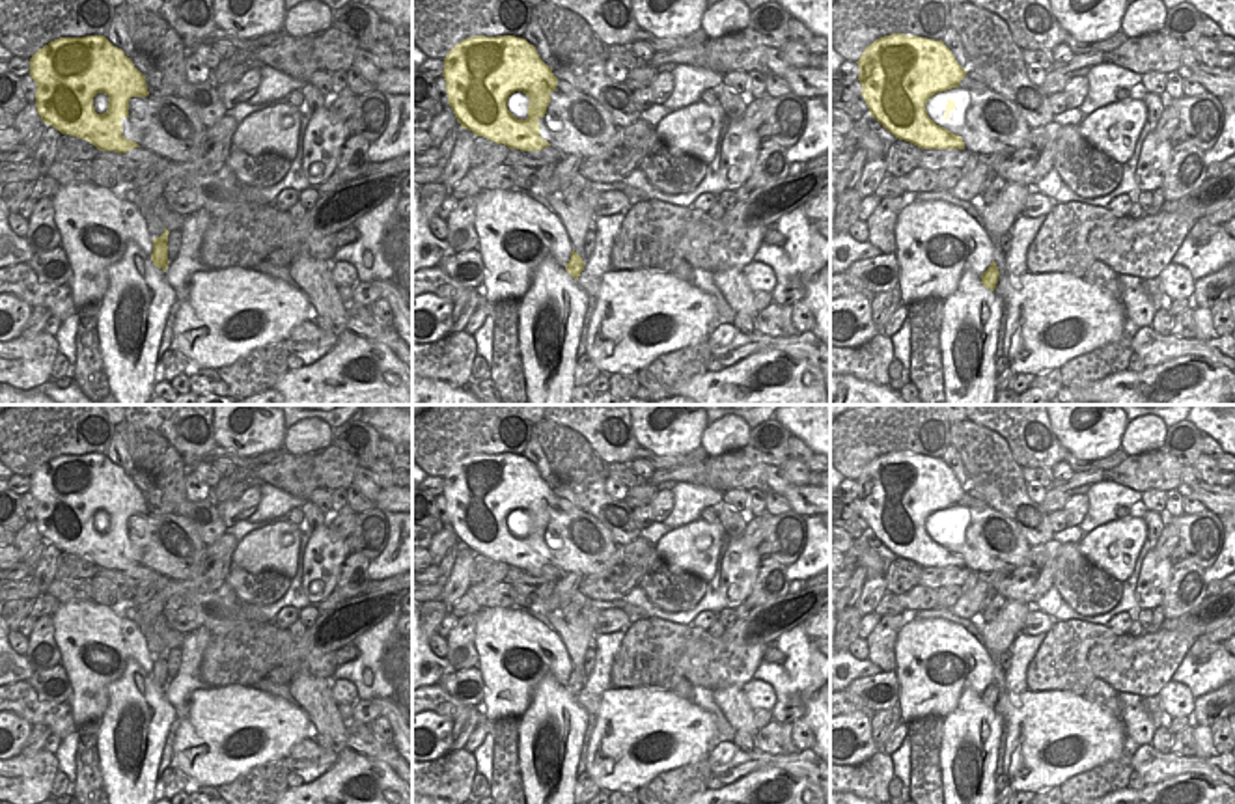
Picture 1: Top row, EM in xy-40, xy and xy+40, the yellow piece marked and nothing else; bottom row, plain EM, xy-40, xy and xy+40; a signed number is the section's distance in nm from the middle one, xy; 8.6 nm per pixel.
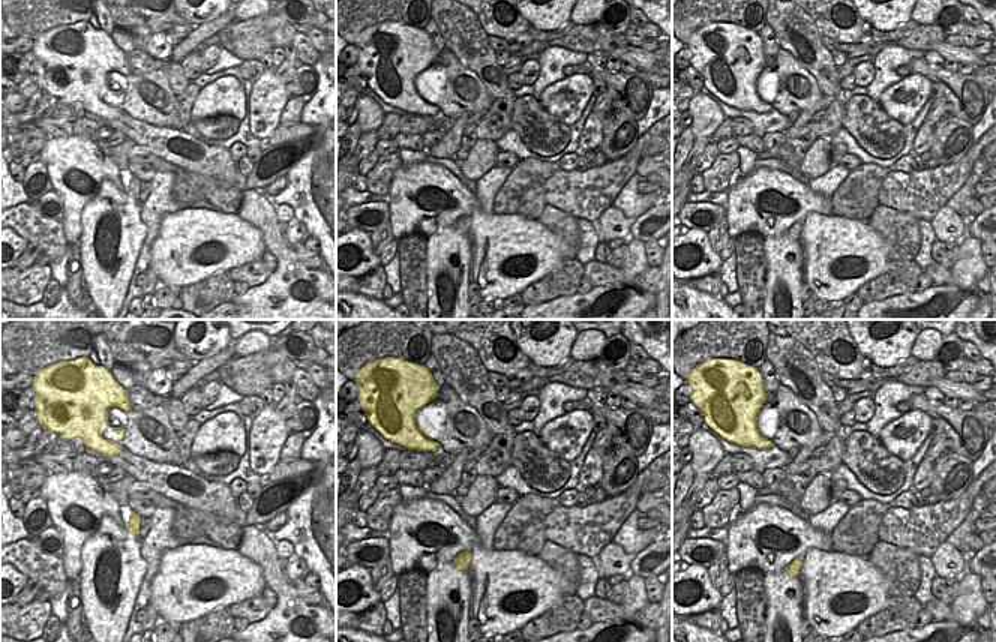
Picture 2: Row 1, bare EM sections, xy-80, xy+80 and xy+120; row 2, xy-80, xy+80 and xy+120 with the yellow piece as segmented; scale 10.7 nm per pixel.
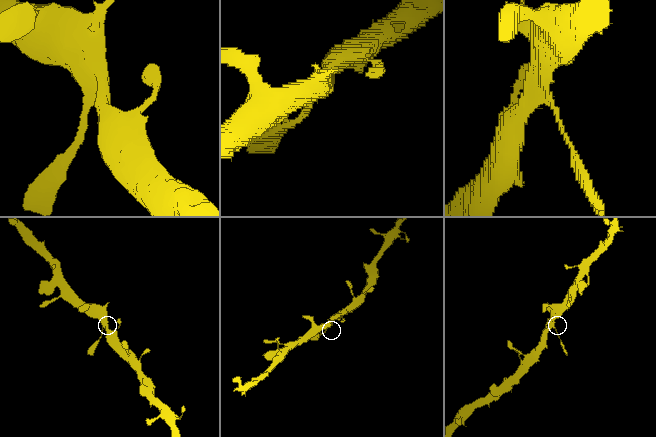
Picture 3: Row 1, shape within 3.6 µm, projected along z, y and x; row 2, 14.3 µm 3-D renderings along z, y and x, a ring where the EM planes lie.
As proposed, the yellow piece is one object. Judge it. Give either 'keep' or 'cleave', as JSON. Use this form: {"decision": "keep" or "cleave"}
{"decision": "keep"}

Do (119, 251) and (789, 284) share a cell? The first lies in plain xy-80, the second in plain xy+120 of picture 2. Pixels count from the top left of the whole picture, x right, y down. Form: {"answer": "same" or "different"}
{"answer": "same"}

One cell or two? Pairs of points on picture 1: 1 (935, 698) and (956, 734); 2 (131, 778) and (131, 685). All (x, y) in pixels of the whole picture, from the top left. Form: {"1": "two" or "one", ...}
{"1": "two", "2": "one"}

